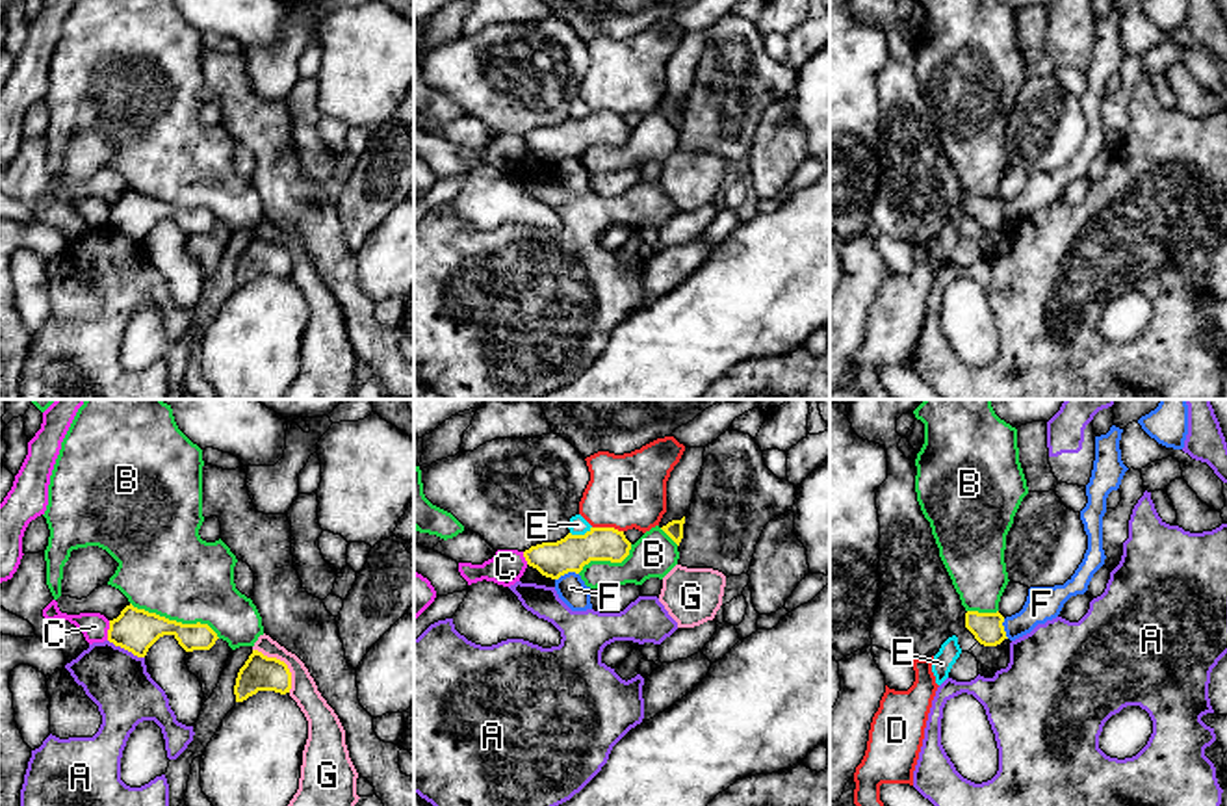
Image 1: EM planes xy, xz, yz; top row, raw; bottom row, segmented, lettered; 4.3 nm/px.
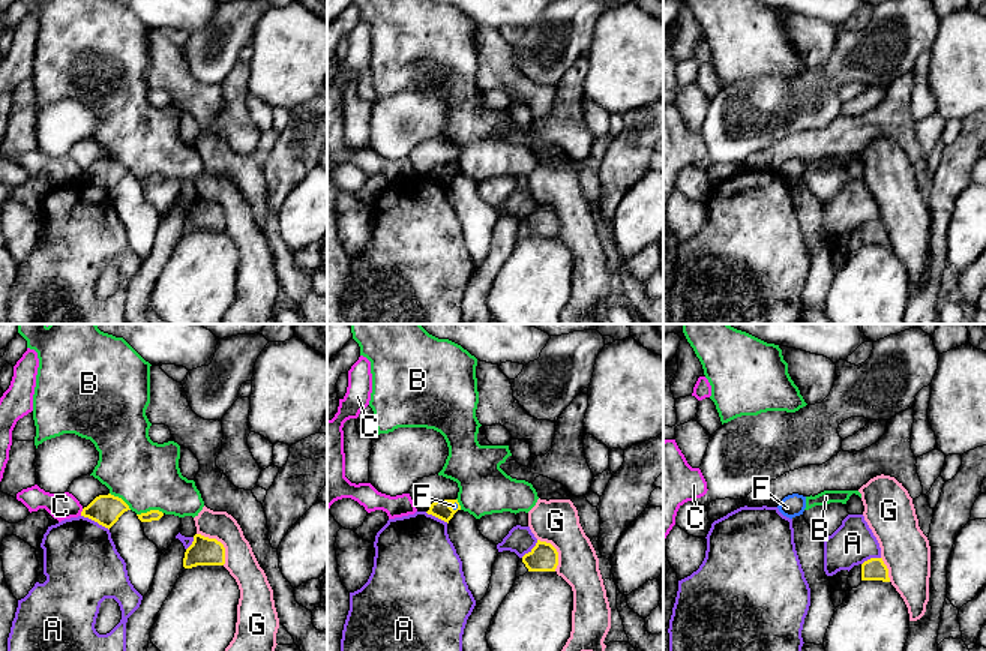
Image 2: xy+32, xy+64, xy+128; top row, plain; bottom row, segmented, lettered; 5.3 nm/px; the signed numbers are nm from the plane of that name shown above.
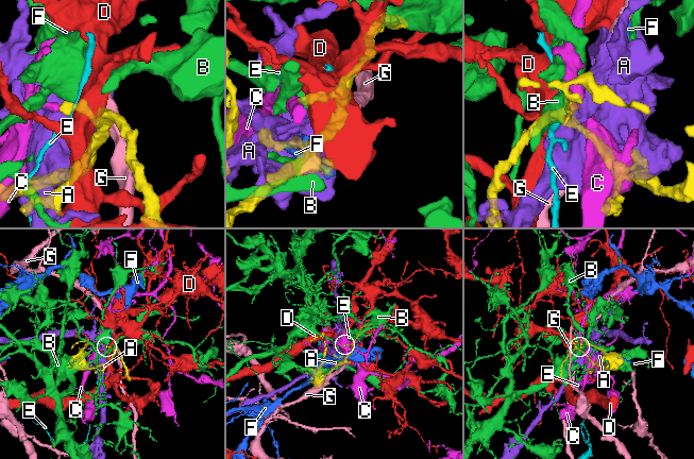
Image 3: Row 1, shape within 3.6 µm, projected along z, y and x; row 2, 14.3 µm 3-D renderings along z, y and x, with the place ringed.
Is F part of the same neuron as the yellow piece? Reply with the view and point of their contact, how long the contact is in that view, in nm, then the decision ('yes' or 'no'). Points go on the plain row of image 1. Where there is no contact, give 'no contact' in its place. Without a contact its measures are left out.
contact xz (567, 156); length 110 nm; no

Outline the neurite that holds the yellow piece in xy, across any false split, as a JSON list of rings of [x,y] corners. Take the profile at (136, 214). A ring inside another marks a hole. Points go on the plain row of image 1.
[[[126,189],[110,204],[108,225],[145,241],[149,232],[163,219],[173,219],[186,236],[210,234],[219,223],[208,208],[182,208],[156,197]]]

